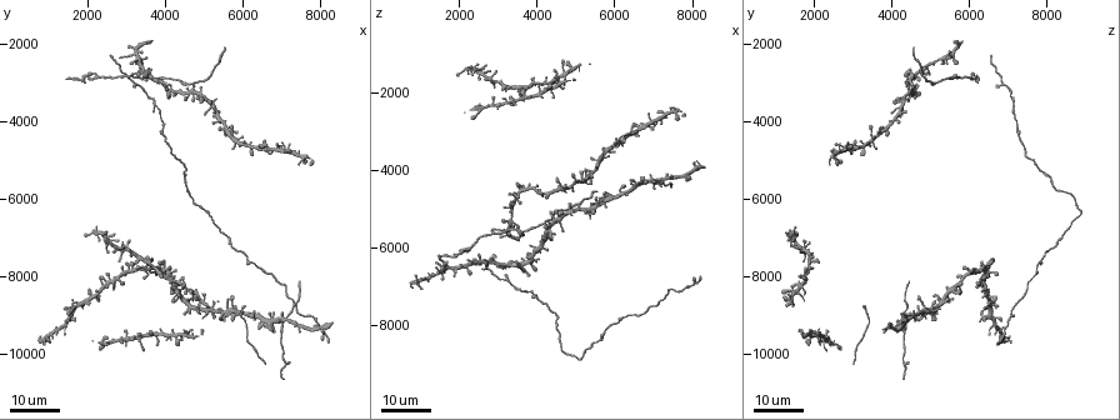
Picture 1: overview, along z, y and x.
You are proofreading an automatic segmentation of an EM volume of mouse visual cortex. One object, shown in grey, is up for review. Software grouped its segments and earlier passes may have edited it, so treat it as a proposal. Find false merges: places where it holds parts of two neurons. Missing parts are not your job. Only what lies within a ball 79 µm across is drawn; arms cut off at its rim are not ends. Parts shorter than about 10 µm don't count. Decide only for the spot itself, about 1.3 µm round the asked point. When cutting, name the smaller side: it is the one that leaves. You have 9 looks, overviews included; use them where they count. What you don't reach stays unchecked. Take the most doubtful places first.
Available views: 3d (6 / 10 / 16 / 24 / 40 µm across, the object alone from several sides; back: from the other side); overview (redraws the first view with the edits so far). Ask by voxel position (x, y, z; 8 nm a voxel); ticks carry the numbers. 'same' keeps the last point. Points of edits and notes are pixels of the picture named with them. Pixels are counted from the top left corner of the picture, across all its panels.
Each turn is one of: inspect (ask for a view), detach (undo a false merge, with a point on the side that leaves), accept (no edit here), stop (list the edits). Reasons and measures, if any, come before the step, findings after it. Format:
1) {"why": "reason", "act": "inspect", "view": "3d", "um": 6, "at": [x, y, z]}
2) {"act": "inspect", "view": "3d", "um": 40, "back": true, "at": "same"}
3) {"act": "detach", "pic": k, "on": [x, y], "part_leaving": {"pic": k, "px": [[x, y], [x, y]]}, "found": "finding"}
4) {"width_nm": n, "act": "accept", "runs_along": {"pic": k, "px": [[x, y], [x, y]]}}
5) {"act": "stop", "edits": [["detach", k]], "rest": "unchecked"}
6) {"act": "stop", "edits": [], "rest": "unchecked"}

{"act": "inspect", "view": "3d", "um": 24, "at": [6550, 9200, 4350]}

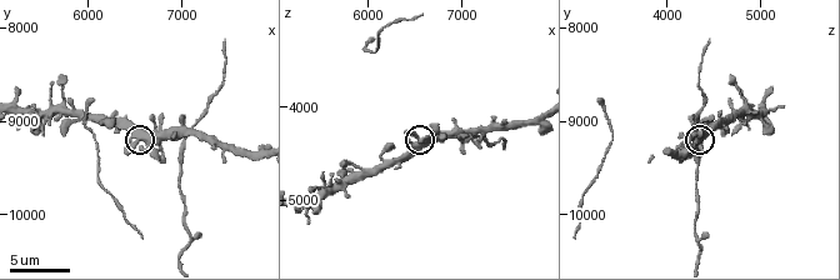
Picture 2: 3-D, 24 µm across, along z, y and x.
{"why": "closer look", "act": "inspect", "view": "3d", "um": 10, "at": [6450, 9250, 4300]}

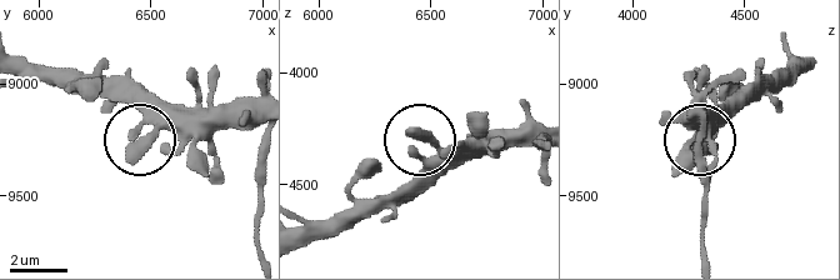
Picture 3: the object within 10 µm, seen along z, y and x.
{"act": "inspect", "view": "3d", "um": 6, "at": [6490, 9260, 4300]}

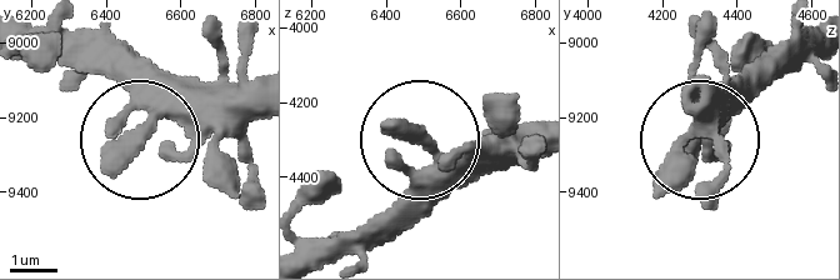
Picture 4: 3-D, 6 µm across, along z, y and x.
{"act": "accept", "found": "one neuron here"}

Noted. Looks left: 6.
{"act": "inspect", "view": "3d", "um": 10, "at": [6100, 9200, 3400]}

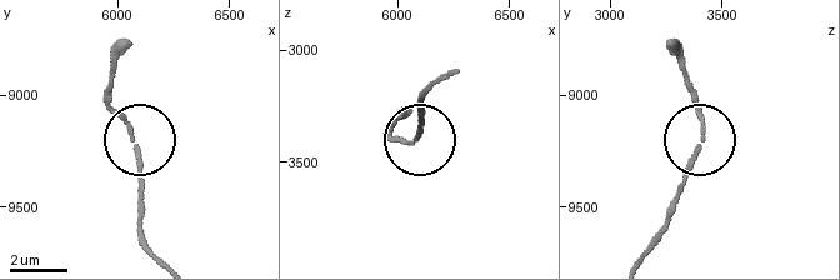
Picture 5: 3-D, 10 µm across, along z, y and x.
{"act": "inspect", "view": "3d", "um": 10, "back": true, "at": [6070, 9200, 3410]}

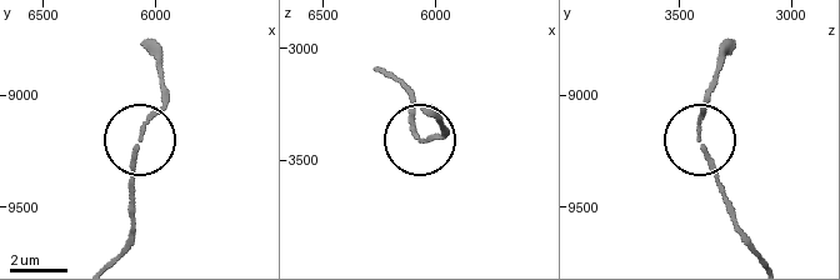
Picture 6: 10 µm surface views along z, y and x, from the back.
{"width_nm": 120, "act": "accept", "found": "all the same neuron"}

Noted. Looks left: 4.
{"act": "inspect", "view": "3d", "um": 24, "at": [5750, 7250, 8050]}

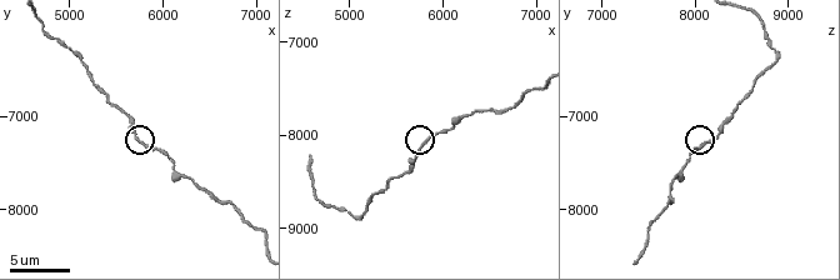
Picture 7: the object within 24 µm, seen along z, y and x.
{"act": "inspect", "view": "3d", "um": 10, "at": [5800, 7300, 8100]}

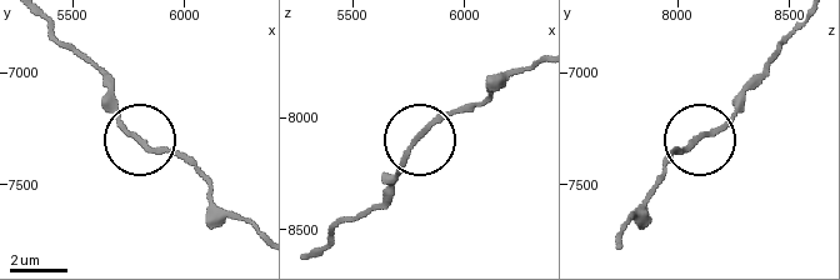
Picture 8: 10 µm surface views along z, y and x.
{"side_arm_um": 34, "act": "accept", "runs_along": {"pic": 8, "px": [[799, 26], [726, 120], [665, 160]]}, "found": "one neuron here"}

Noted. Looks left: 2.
{"act": "inspect", "view": "3d", "um": 16, "at": [3800, 3650, 7150]}

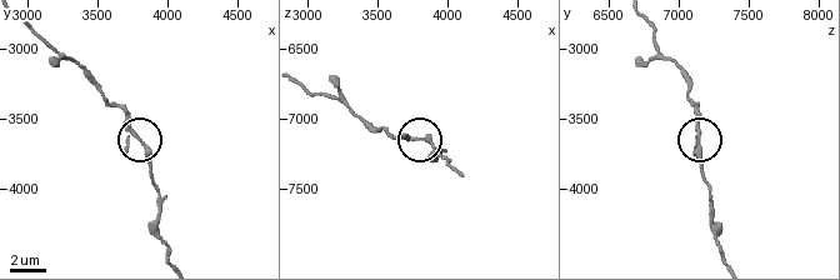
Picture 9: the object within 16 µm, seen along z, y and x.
{"act": "inspect", "view": "3d", "um": 6, "at": [3760, 3600, 7140]}

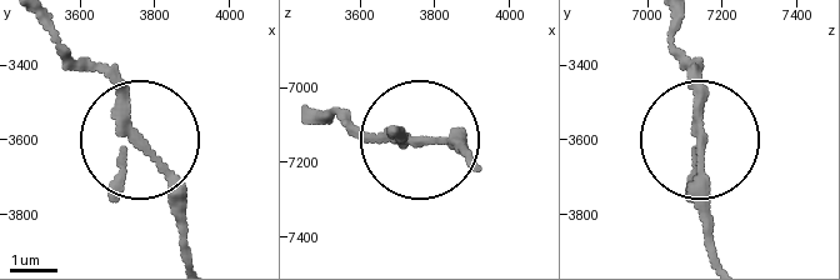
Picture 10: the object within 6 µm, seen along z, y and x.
{"act": "accept", "runs_along": {"pic": 10, "px": [[713, 258], [689, 59]]}, "found": "all the same neuron"}

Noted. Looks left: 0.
{"act": "stop", "edits": [], "rest": "unchecked"}

